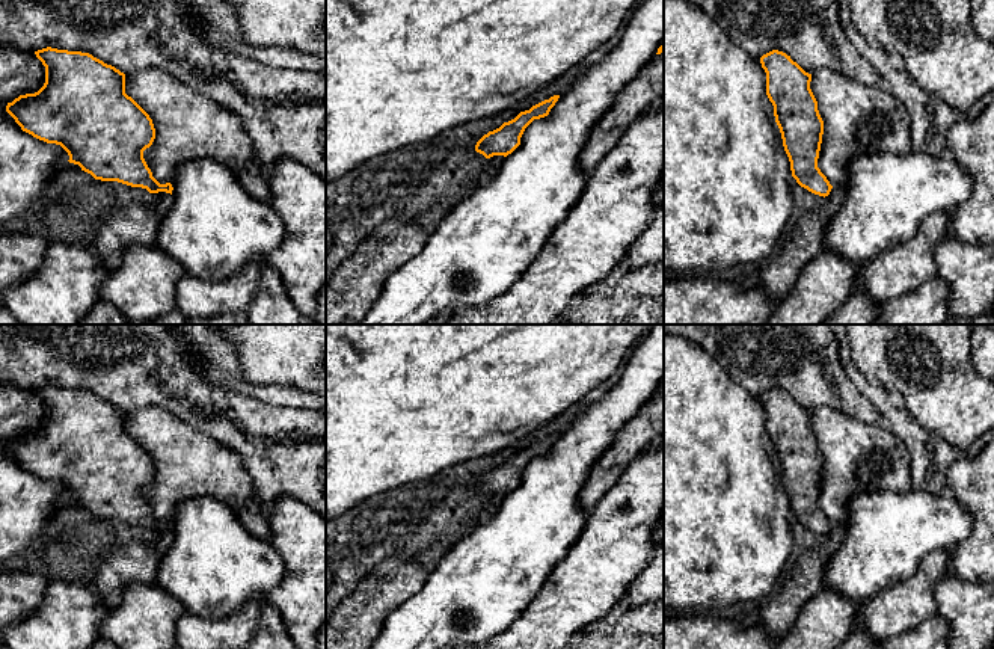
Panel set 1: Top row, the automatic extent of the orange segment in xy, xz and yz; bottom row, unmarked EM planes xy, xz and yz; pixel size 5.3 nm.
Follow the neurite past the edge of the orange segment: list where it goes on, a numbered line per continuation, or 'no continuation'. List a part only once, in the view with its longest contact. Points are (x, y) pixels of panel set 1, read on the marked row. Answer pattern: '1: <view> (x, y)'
no continuation

